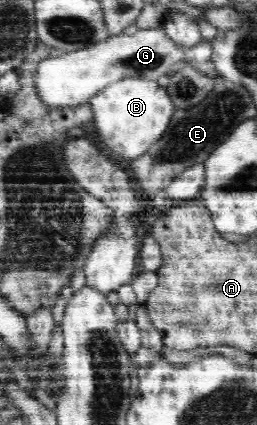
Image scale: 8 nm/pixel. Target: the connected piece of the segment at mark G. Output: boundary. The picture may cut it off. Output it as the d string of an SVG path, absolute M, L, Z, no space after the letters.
M161 29L136 30L133 34L120 34L100 43L81 48L81 51L49 57L39 61L35 85L42 103L48 109L65 109L83 105L110 85L127 78L144 78L157 82L169 69L183 61L188 49L179 50Z

